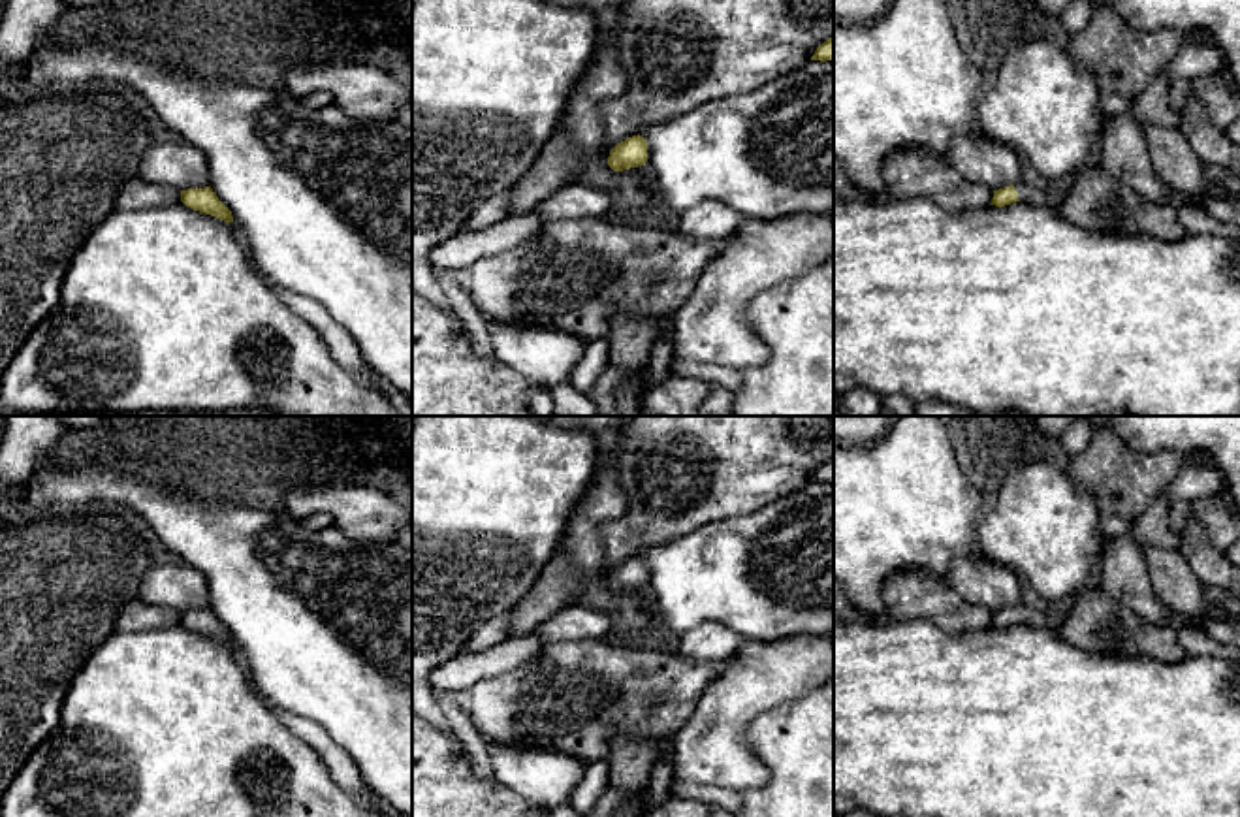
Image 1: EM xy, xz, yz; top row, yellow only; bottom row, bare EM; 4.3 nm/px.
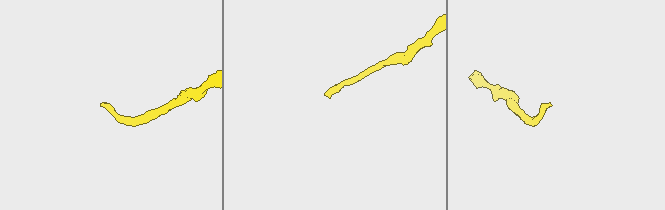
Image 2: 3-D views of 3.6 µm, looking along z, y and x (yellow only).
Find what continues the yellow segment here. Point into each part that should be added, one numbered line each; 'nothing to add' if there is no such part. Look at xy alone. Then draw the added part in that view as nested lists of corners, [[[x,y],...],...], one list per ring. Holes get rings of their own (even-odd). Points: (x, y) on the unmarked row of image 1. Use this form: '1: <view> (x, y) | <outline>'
nothing to add

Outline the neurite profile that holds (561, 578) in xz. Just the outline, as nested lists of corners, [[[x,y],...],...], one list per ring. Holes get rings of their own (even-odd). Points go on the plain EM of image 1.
[[[555,552],[540,578],[514,608],[506,627],[508,638],[531,634],[542,621],[566,608],[585,580],[585,572],[566,553]]]

